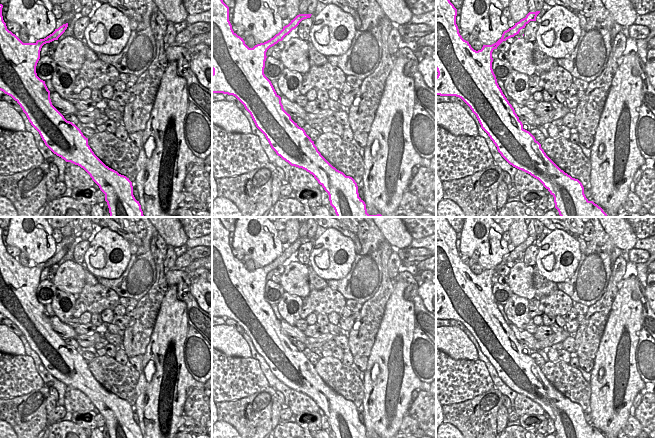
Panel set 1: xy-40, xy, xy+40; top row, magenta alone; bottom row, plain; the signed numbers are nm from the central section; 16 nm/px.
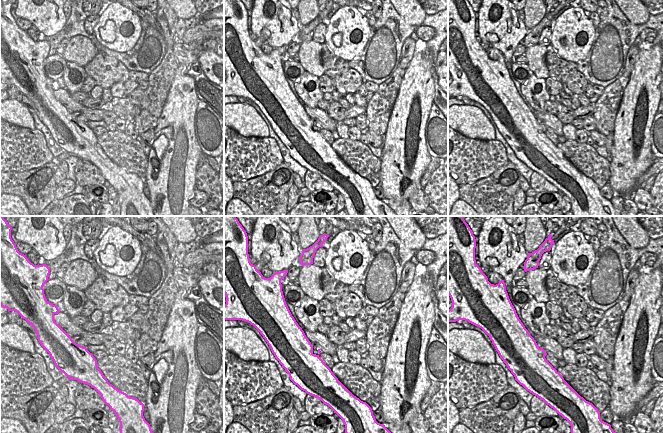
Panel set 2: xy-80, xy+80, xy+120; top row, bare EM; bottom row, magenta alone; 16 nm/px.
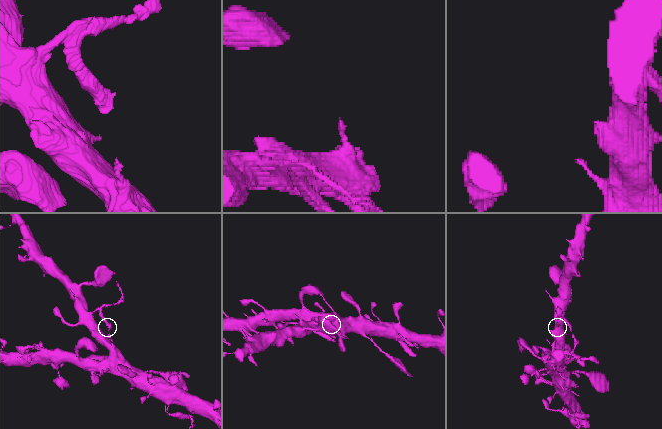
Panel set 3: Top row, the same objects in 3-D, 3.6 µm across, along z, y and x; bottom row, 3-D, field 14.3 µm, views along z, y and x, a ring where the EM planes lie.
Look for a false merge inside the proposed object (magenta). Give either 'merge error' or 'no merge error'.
merge error

